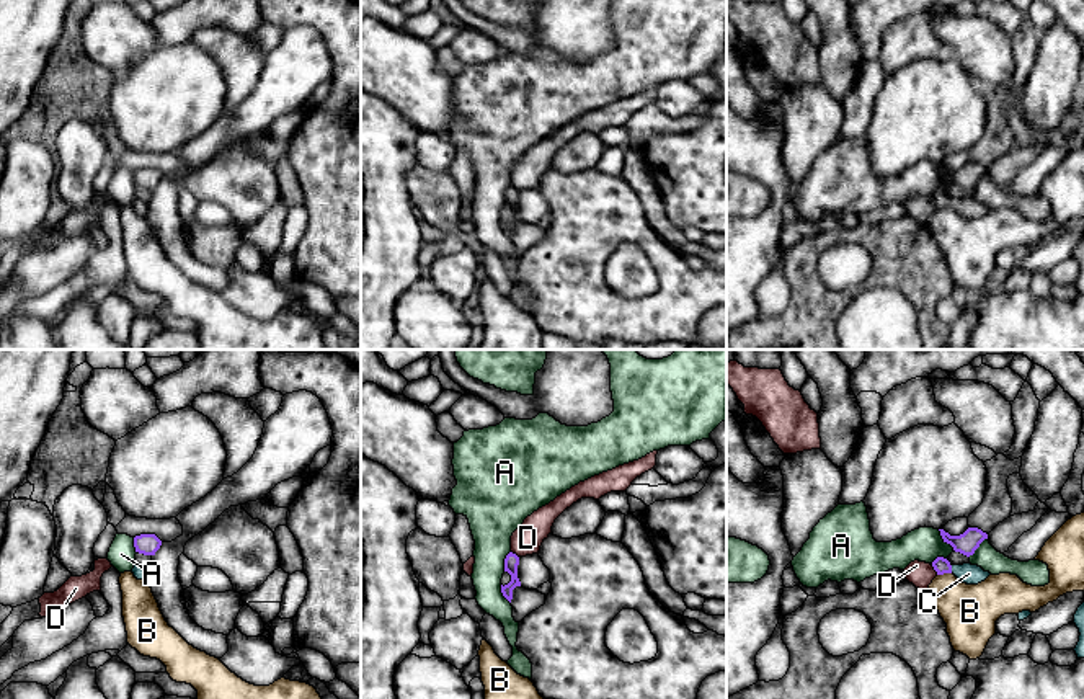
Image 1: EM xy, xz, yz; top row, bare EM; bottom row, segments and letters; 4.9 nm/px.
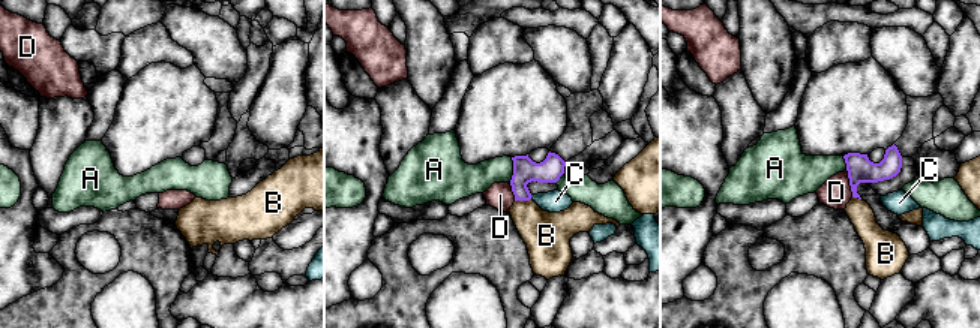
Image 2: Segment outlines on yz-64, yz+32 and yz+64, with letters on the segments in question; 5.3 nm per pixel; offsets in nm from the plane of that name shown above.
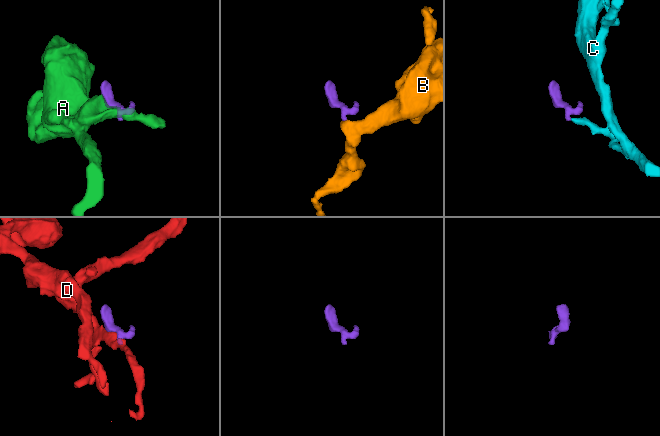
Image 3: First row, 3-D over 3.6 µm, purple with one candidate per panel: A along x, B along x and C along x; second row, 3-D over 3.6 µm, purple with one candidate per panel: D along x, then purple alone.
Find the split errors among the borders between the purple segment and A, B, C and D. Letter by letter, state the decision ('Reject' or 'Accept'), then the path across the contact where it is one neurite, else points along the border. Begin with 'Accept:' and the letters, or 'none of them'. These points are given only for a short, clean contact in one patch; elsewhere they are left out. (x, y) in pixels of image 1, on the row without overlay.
Accept: C
A: Reject
B: Reject. Boundary: yz (950, 206), (937, 209)
C: Accept. Path across: yz (941, 200), (950, 203), (968, 208)
D: Reject. Boundary: yz (931, 200), (937, 208)

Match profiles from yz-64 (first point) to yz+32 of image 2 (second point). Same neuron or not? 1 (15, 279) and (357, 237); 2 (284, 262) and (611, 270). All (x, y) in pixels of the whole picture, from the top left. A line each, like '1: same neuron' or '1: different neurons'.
1: same neuron
2: different neurons

